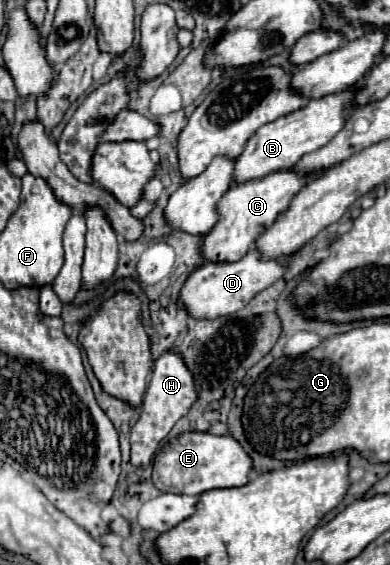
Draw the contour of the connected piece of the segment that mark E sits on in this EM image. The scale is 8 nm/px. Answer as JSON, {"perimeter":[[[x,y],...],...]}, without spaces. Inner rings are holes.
{"perimeter":[[[187,432],[169,440],[153,460],[153,484],[161,492],[203,494],[215,488],[235,488],[249,482],[253,470],[251,456],[229,434],[217,436],[209,432]]]}

